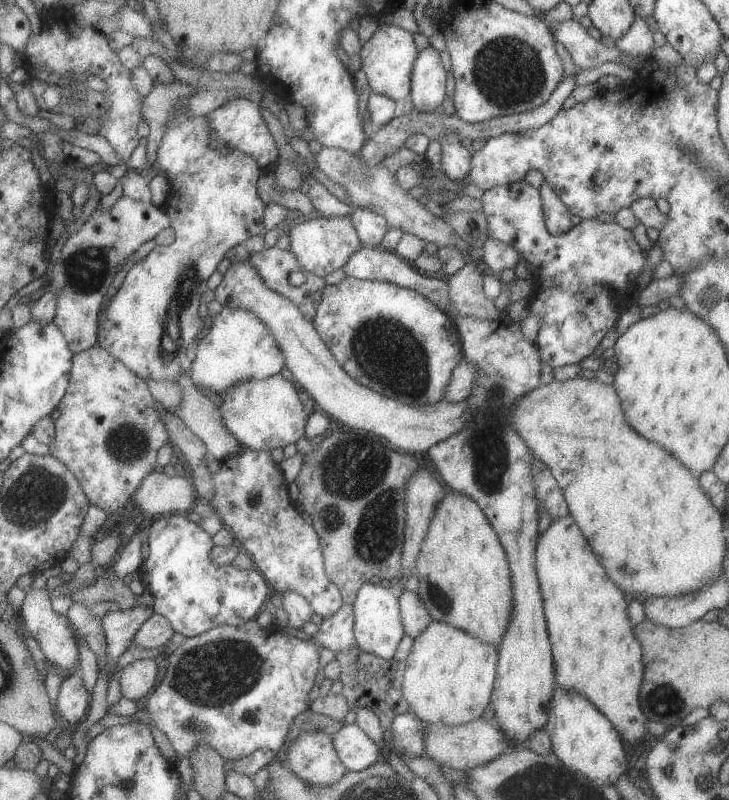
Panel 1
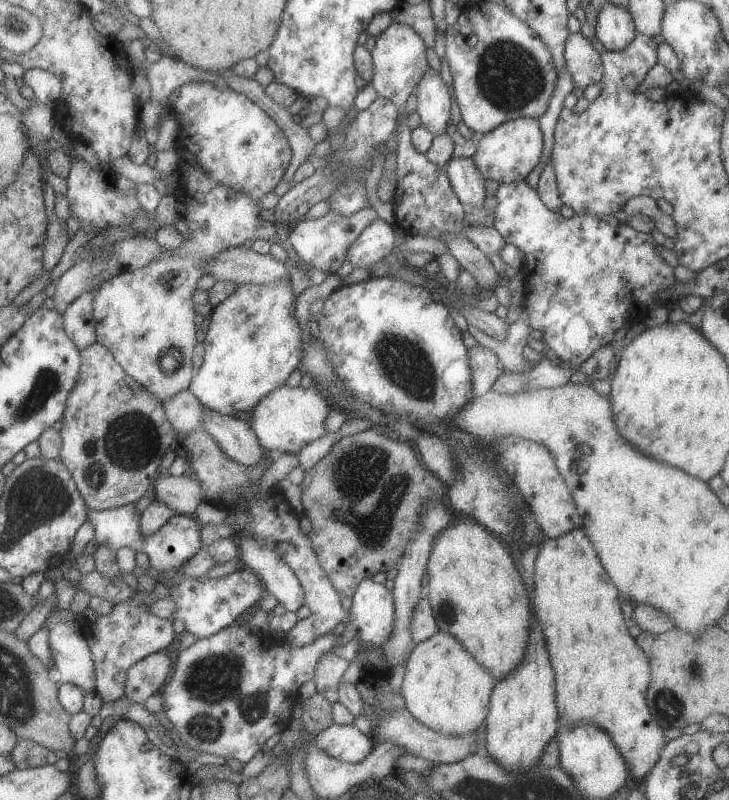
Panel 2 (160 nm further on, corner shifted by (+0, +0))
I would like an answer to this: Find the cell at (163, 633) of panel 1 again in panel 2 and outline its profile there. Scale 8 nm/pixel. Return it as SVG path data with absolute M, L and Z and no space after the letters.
M137 592L137 596L113 605L109 614L95 616L87 628L85 641L94 665L95 692L102 703L121 699L124 696L125 672L141 658L165 650L176 636L172 621L158 618L149 612L147 604L143 602L145 596Z

